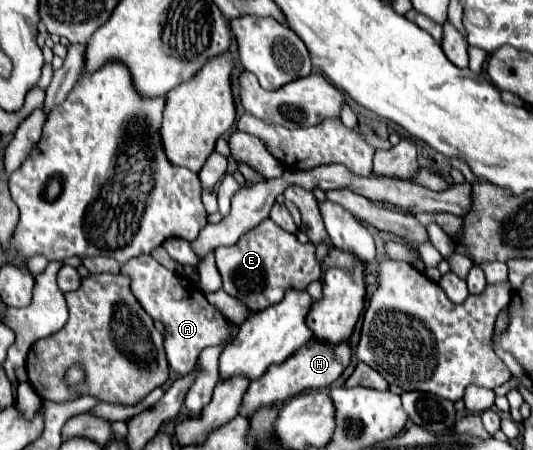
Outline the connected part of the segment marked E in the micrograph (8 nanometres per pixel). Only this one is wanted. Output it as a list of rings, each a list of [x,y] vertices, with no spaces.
[[[262,221],[252,231],[248,231],[236,245],[216,249],[216,265],[222,275],[222,289],[248,301],[252,309],[260,311],[274,303],[280,303],[290,289],[304,291],[308,283],[320,279],[322,271],[314,255],[312,243],[300,243],[296,235],[280,229],[274,221]]]

